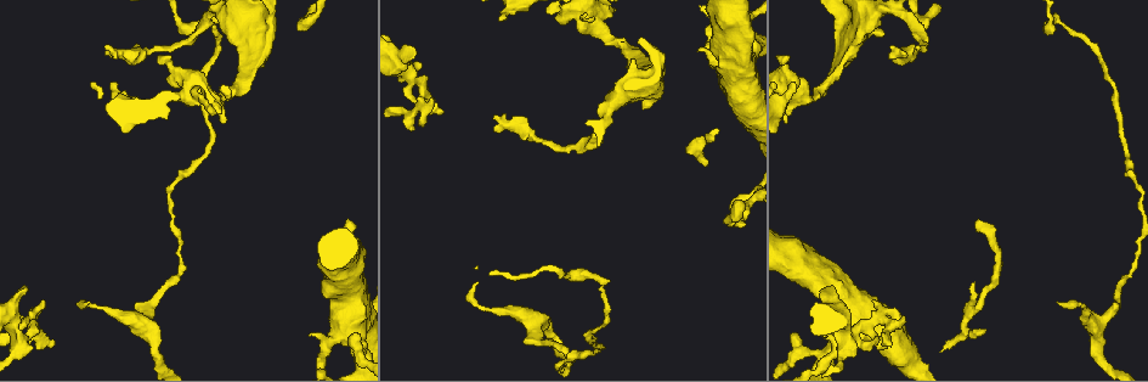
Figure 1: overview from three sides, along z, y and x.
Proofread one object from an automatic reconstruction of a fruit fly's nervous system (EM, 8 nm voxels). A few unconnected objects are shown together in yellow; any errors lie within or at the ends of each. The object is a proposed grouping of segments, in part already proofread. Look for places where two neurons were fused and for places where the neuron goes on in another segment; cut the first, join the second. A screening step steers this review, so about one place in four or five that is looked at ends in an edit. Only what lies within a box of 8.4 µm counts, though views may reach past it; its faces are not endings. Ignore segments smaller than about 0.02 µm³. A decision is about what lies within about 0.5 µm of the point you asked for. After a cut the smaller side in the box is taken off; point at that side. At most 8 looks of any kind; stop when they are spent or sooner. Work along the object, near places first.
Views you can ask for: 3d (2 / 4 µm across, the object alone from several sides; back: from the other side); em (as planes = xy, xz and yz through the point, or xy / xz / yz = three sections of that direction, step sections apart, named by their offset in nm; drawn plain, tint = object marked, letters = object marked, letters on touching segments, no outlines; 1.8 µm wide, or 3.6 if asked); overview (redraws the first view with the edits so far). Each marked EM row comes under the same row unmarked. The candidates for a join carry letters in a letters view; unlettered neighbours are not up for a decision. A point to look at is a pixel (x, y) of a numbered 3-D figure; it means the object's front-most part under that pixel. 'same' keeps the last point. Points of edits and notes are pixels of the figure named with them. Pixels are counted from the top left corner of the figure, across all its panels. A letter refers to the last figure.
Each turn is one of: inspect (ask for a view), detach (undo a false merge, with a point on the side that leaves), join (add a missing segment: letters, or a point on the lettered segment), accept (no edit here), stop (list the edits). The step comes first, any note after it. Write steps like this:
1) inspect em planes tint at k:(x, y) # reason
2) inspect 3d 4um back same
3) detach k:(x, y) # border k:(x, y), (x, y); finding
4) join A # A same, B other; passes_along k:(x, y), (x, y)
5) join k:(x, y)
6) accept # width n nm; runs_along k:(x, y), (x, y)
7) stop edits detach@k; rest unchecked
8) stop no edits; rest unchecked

inspect em planes tint at 1:(412, 74) # sudden change in width

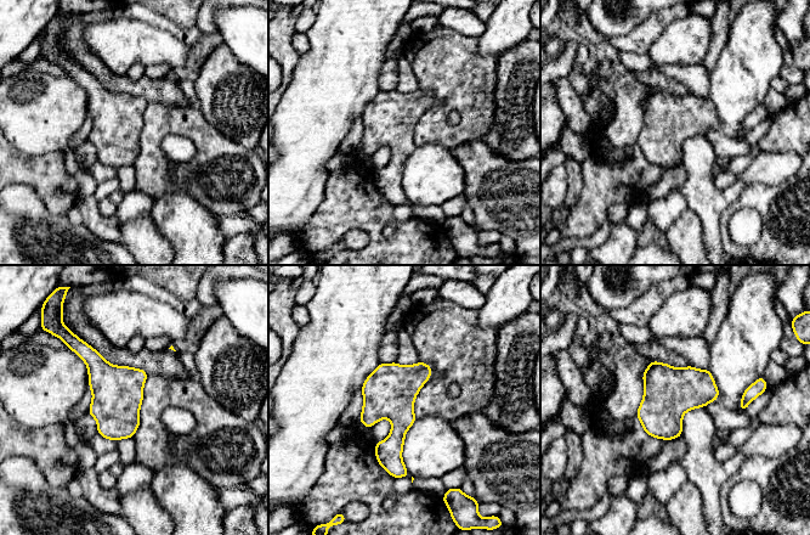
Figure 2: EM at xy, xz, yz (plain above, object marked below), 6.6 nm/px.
inspect em planes letters same

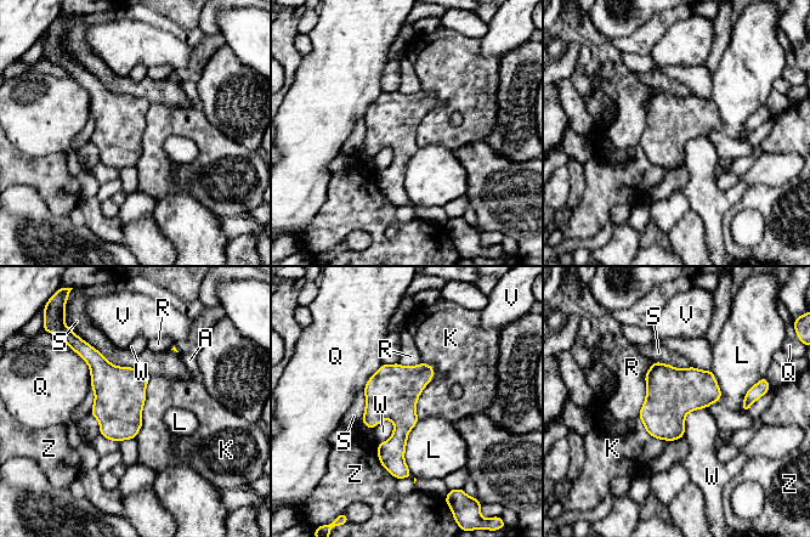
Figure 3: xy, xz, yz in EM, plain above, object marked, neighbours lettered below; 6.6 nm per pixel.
accept # A other, K other, L other, Q other, R other, S other, V other, W other, Z other; border 3:(151, 376), (142, 427), (135, 437); continuous, no second neuron

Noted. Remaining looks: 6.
inspect em planes letters at 1:(308, 335) # an open end

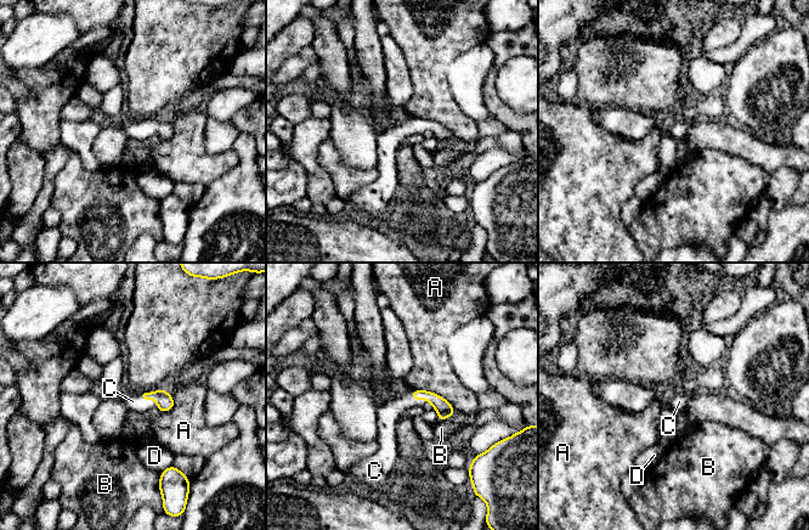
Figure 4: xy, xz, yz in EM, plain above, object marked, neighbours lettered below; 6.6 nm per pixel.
join C # longest_contact A 320 nm; A other, B other, C same, D other; the neuron continues

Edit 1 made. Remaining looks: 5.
inspect em planes tint at 1:(987, 330) # tapers out

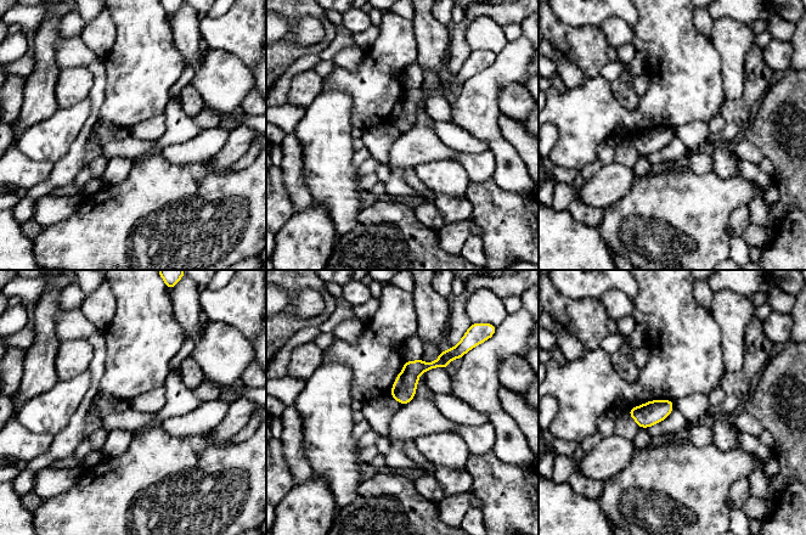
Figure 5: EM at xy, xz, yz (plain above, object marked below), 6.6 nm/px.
inspect em planes letters same # see the neighbours

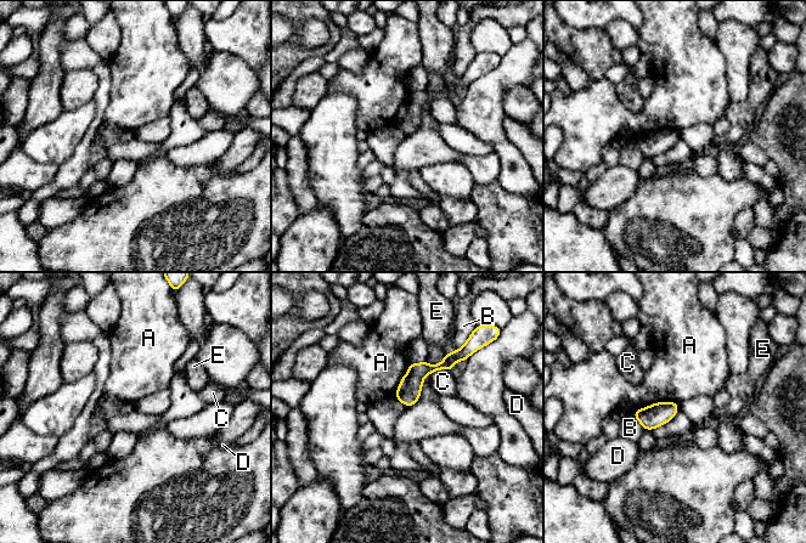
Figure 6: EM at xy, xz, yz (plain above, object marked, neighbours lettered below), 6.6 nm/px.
accept # A other, B other, C other, D other, E other; border 6:(676, 401), (657, 401), (632, 414); no lettered segment goes on from it

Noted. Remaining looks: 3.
stop edits join@4; rest unchecked

